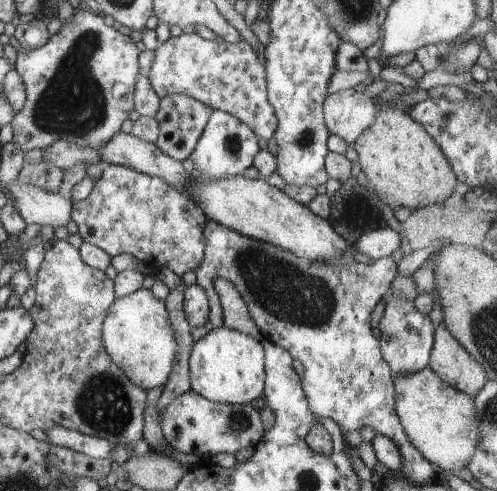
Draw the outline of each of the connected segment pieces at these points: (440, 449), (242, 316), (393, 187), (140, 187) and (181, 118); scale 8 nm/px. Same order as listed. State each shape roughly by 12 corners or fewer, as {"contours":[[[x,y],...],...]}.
{"contours":[[[429,366],[393,376],[396,415],[440,475],[480,442],[472,398]],[[215,281],[223,326],[262,342],[248,306],[234,284]],[[380,109],[352,145],[391,209],[444,204],[456,176],[424,126]],[[105,166],[71,220],[111,258],[182,278],[204,212],[172,184]],[[184,94],[161,99],[155,146],[186,162],[212,115]]]}

